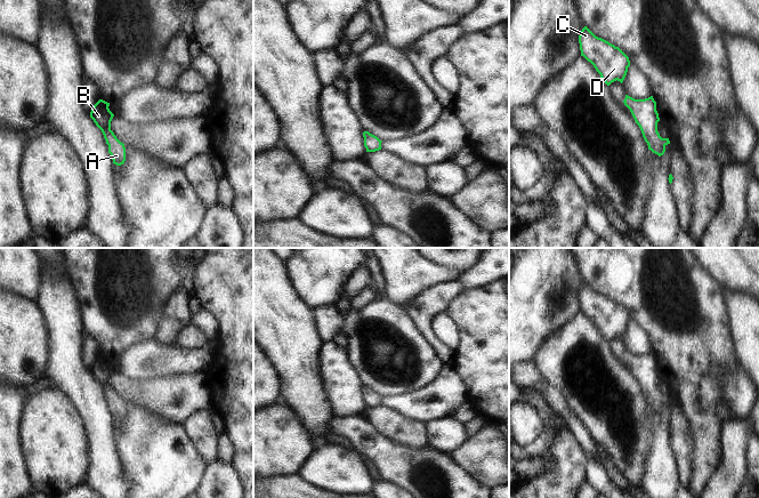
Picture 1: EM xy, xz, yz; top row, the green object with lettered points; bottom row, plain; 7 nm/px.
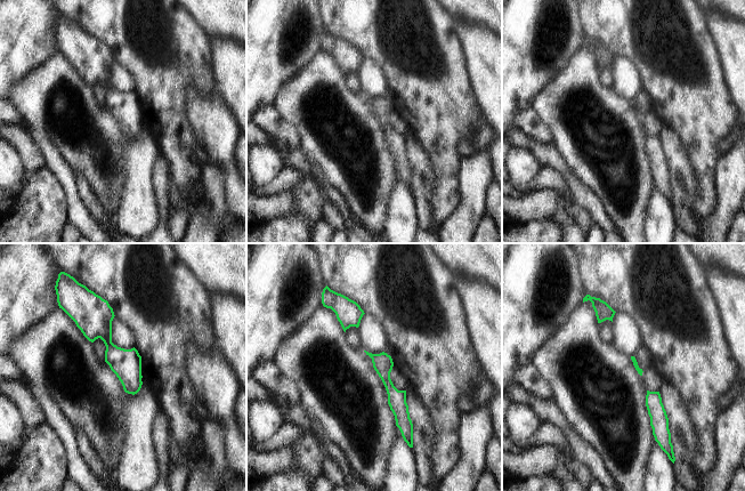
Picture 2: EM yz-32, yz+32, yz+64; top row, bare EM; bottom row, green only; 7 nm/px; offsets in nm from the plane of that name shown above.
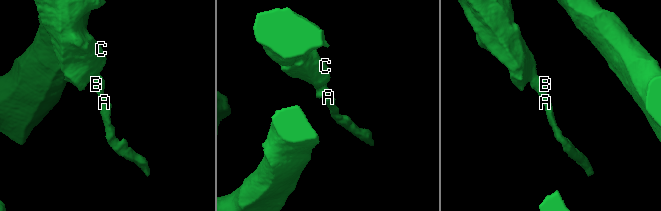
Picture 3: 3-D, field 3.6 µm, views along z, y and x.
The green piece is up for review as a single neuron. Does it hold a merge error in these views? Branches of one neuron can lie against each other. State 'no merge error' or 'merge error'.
no merge error

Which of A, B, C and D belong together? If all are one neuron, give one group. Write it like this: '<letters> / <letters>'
A B C D

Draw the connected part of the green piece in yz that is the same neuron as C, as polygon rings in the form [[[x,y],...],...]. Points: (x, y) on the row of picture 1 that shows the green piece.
[[[587,26],[580,32],[579,43],[581,56],[594,65],[607,86],[616,80],[623,82],[630,61],[619,47],[596,37]]]

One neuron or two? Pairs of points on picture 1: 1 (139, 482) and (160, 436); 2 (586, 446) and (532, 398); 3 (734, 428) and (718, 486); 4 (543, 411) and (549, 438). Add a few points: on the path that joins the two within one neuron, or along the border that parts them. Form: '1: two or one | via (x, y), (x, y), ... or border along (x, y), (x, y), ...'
1: one | via (151, 471), (158, 464), (158, 448)
2: two | border along (538, 392), (557, 411)
3: one | via (734, 442), (734, 470), (732, 472)
4: one | via (548, 418), (549, 431)

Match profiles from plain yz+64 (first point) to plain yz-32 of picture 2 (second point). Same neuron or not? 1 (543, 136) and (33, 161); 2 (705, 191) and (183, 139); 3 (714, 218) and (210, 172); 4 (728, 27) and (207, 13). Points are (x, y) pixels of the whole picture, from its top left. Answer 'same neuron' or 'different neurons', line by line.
1: different neurons
2: same neuron
3: same neuron
4: different neurons

